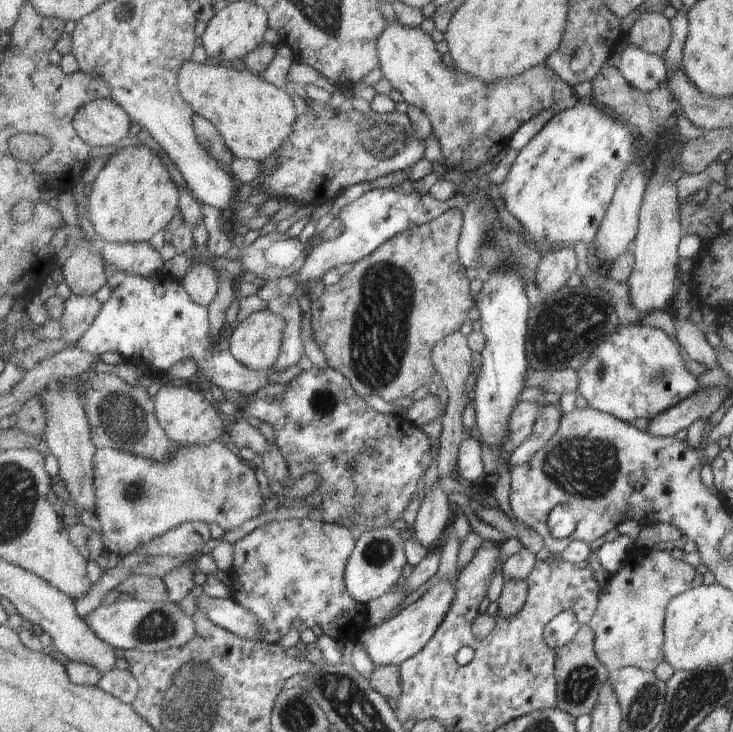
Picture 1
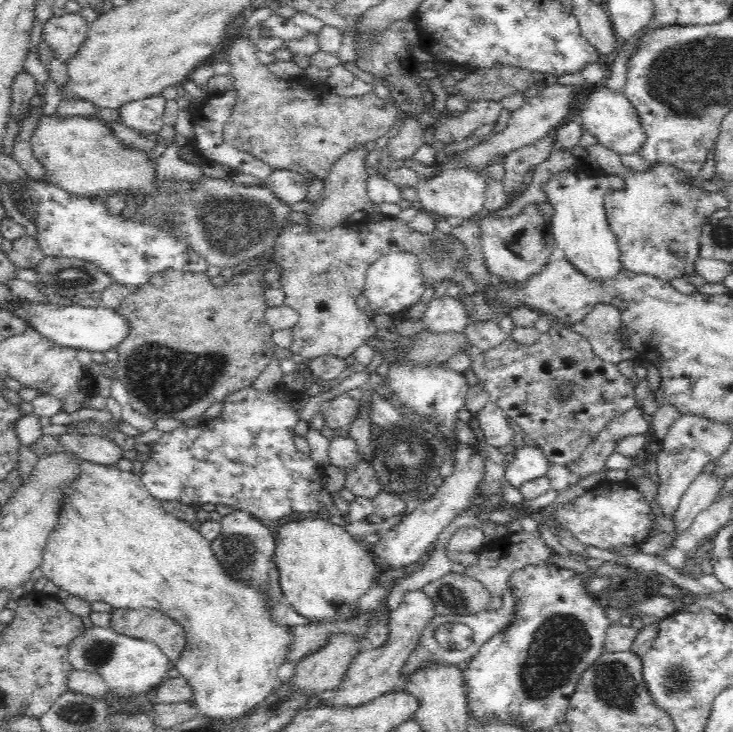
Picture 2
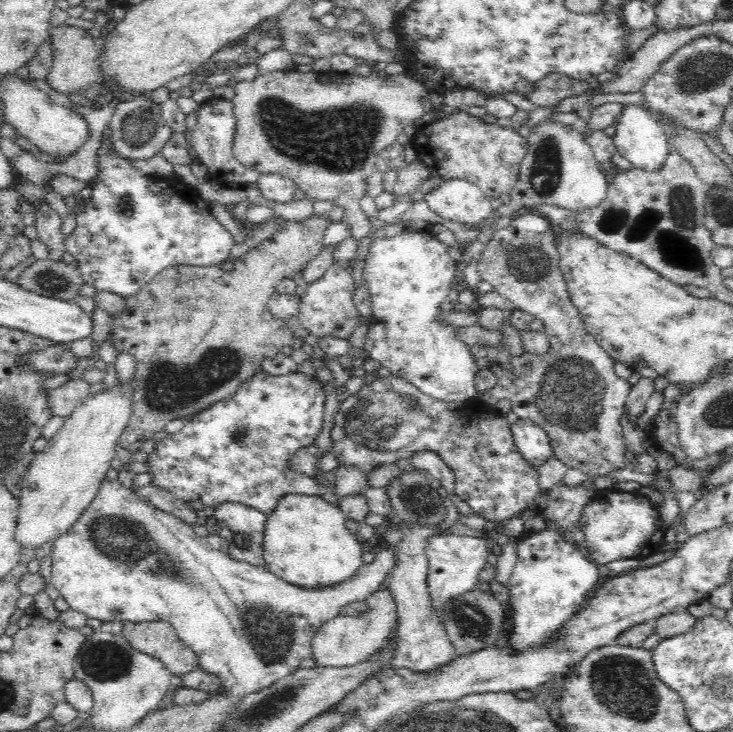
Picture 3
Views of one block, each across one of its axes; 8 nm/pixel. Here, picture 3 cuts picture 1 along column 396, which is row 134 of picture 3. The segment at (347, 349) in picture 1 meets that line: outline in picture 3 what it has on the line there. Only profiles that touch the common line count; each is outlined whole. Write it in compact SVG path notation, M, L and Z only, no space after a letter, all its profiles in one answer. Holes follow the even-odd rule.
M293 68L248 81L234 81L234 91L236 136L233 149L240 164L253 173L278 173L288 177L310 202L320 200L340 206L344 210L342 218L351 230L350 237L364 252L375 231L360 208L360 198L366 194L370 175L377 171L376 166L381 162L378 154L384 150L398 151L397 138L404 128L434 110L429 92L409 75L372 72L369 76L359 76L357 72L347 74L334 70L304 73Z

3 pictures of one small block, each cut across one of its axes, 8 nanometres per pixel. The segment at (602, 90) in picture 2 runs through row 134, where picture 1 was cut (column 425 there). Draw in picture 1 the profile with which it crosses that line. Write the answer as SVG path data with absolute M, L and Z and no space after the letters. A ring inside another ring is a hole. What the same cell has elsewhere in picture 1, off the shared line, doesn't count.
M438 582L432 584L431 588L411 603L394 617L383 621L379 626L367 628L366 631L356 640L368 653L368 658L373 666L401 666L403 662L419 654L429 644L429 641L438 632L443 619L450 612L454 598L457 597L457 582Z

